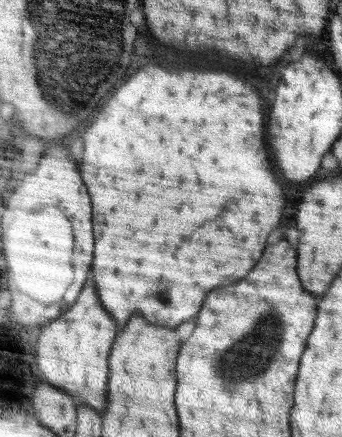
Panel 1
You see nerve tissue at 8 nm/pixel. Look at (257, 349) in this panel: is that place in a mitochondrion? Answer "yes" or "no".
yes

